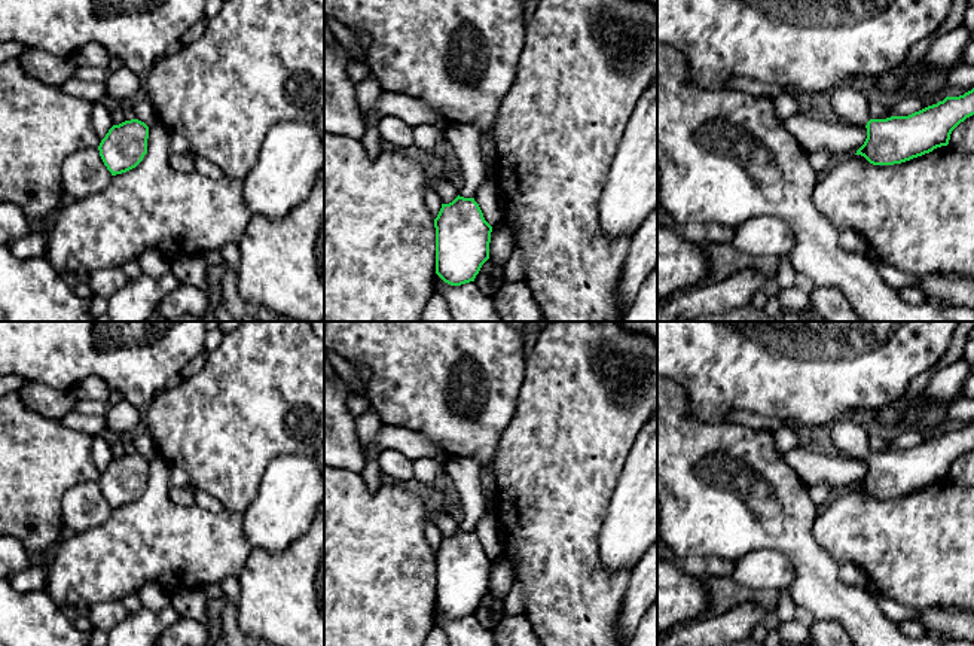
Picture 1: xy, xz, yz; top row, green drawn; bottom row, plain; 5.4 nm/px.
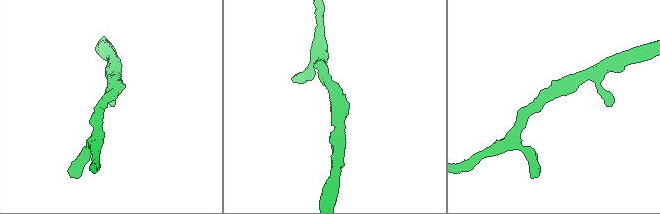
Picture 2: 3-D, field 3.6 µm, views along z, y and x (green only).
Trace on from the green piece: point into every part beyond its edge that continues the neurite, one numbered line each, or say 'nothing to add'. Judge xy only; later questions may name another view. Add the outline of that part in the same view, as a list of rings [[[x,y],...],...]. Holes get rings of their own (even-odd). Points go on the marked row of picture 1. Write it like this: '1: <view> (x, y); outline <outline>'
nothing to add

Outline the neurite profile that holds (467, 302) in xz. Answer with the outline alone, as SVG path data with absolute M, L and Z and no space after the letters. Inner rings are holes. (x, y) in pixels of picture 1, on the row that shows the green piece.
M436 274L434 293L446 301L452 322L501 322L494 298L485 295L474 281L451 286Z

